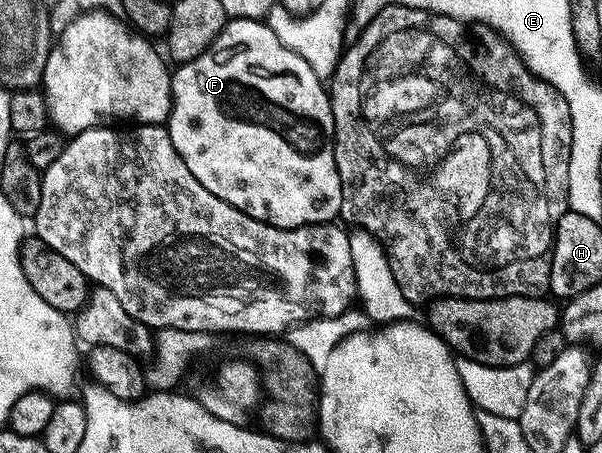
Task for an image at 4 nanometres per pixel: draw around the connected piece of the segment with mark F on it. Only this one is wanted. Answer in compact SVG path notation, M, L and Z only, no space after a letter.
M230 19L208 50L199 54L199 58L180 65L176 71L171 76L173 109L170 110L167 121L169 137L175 150L179 150L179 158L187 162L187 170L191 170L191 174L195 174L195 178L199 178L199 182L203 182L203 186L215 194L215 198L223 198L223 202L235 206L243 214L276 228L302 228L308 224L328 224L338 219L336 216L343 212L343 199L339 170L335 166L333 153L333 111L329 105L329 93L326 85L315 78L315 70L311 70L311 66L307 66L307 62L303 62L295 50L287 50L287 46L275 38L268 23L261 20Z

